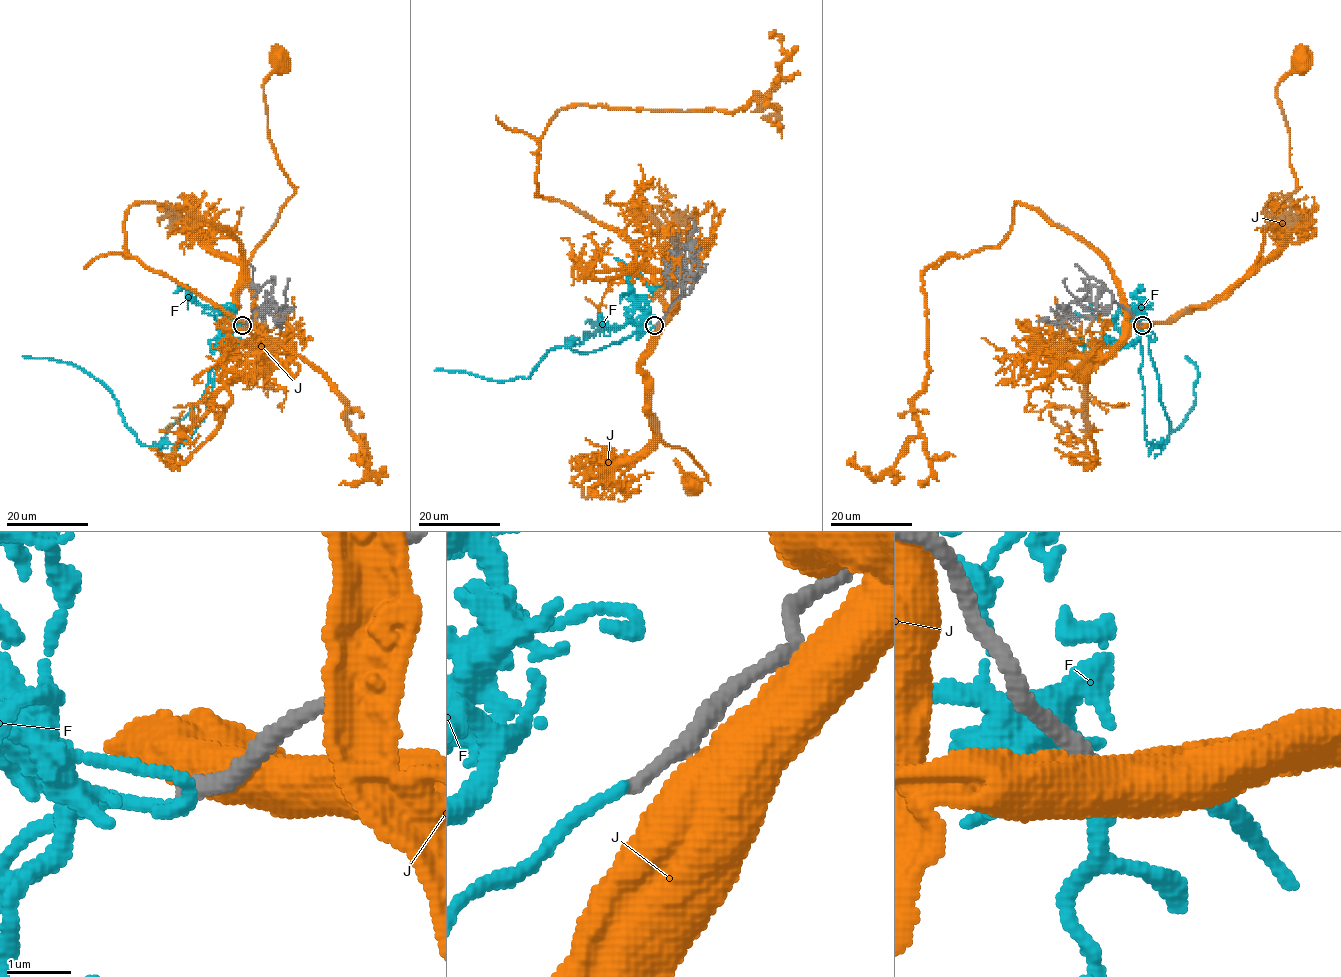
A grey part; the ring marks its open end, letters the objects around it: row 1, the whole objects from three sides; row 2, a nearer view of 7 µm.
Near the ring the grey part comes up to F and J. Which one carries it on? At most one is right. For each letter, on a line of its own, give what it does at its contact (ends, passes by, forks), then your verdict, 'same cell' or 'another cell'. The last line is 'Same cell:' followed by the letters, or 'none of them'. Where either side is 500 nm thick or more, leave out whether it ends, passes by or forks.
F: it ends | another cell
J: another cell
Same cell: none of them

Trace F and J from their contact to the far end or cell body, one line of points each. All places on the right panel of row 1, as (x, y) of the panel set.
F: (1143, 326), (1155, 337), (1149, 350), (1169, 422), (1163, 447), (1194, 404), (1198, 371), (1187, 356)
J: (1141, 325), (1170, 323), (1183, 311), (1206, 307), (1254, 266), (1273, 210), (1296, 189), (1276, 83), (1300, 58)

